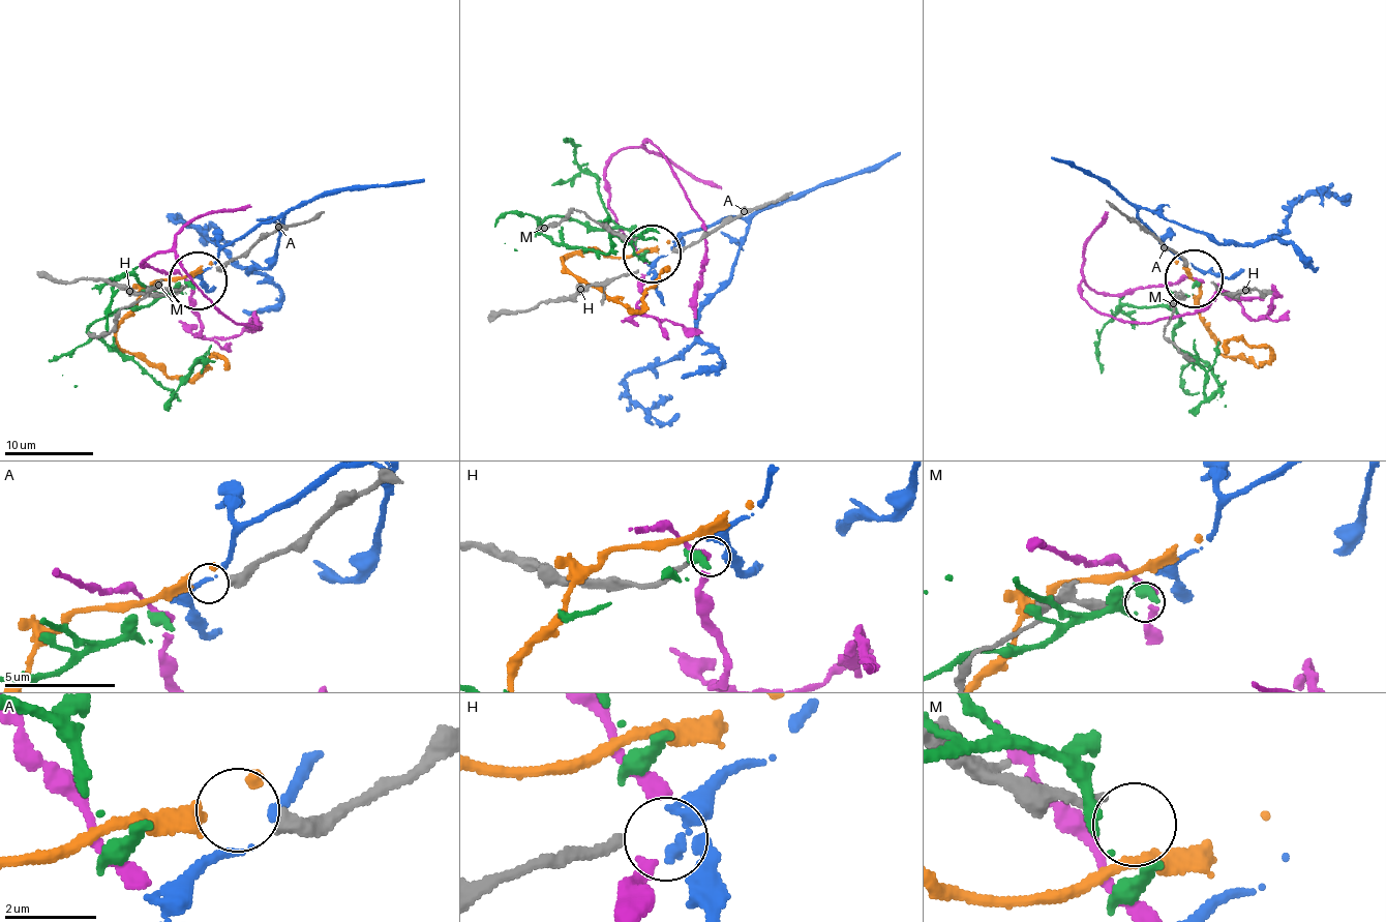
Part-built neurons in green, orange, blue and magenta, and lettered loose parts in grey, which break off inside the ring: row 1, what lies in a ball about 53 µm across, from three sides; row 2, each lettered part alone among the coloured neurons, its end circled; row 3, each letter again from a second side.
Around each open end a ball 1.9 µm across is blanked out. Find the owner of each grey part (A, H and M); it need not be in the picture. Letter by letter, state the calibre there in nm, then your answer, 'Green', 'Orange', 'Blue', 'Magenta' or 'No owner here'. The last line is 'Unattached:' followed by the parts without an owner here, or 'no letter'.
A: Thickness 440 nm. Orange
H: Thickness 200 nm. Blue
M: Thickness 240 nm. No owner here
Unattached: M

